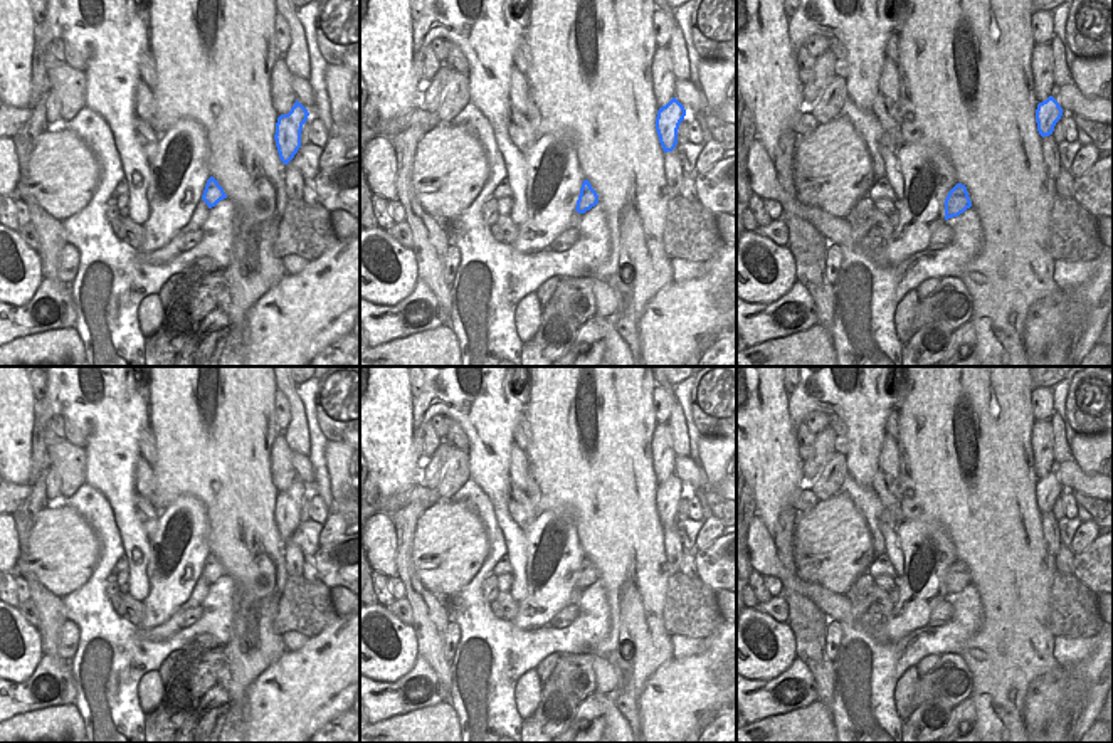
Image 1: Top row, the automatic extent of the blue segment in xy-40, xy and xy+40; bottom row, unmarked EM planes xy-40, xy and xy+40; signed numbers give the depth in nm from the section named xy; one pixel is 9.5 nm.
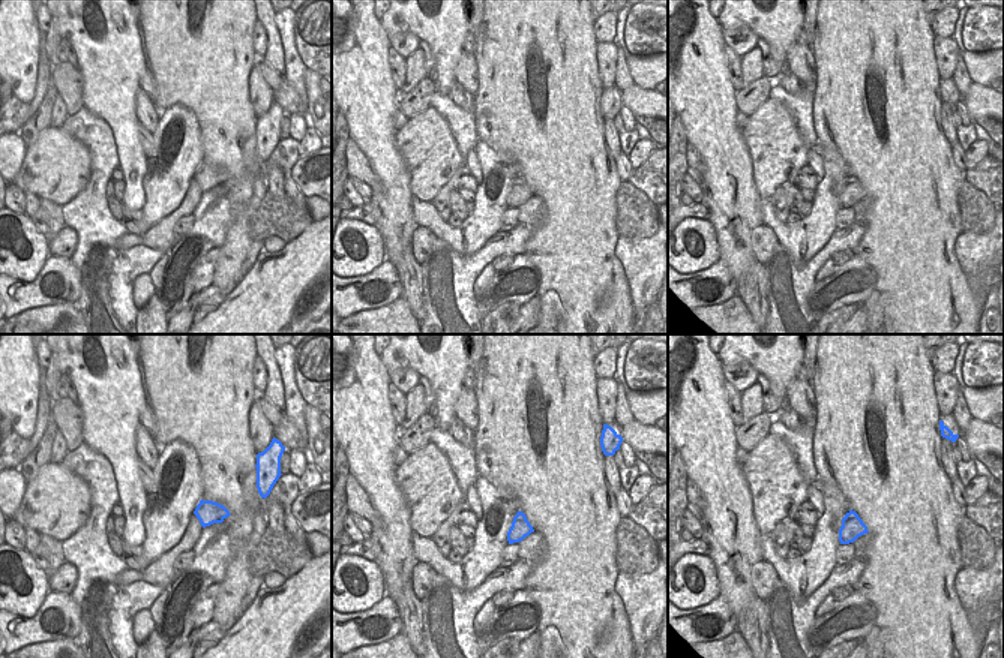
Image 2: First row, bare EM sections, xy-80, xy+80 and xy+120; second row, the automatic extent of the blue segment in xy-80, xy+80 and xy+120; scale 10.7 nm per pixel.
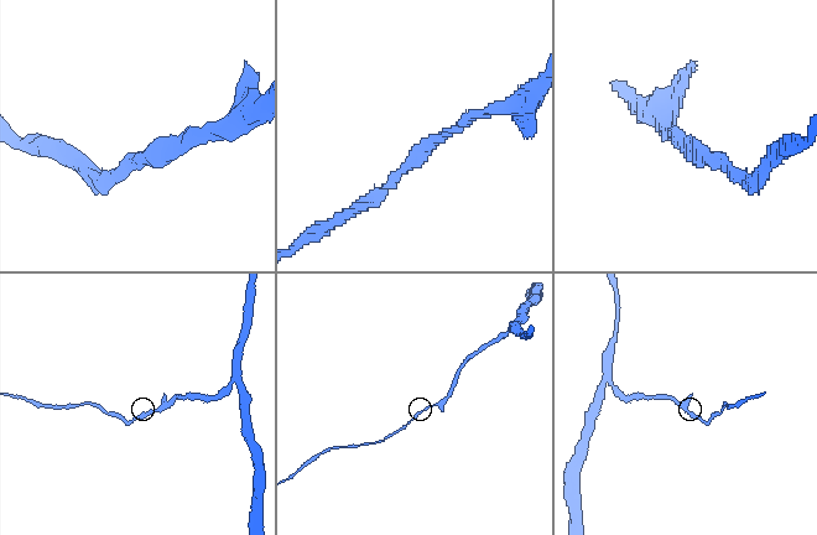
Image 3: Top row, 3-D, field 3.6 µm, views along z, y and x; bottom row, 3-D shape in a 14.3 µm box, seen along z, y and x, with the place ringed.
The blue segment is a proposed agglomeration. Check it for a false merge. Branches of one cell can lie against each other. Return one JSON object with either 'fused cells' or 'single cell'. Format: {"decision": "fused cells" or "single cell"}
{"decision": "single cell"}

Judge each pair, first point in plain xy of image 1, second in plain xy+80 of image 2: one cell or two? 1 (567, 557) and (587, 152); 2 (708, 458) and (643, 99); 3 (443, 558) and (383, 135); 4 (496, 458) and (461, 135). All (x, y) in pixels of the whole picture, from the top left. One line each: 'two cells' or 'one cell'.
1: two cells
2: two cells
3: two cells
4: two cells

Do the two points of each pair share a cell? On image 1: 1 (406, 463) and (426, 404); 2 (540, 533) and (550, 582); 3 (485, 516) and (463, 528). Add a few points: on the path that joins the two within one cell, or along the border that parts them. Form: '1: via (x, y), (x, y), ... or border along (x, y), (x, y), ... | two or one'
1: border along (412, 399), (412, 444), (421, 458) | two
2: via (559, 525), (567, 532), (567, 540), (559, 562) | one
3: border along (453, 498), (463, 500), (480, 521), (486, 558) | two

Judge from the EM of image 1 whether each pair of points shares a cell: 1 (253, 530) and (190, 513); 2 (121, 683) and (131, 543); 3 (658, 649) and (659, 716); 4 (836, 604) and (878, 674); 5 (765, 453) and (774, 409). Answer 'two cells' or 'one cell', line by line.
1: two cells
2: two cells
3: two cells
4: two cells
5: one cell

